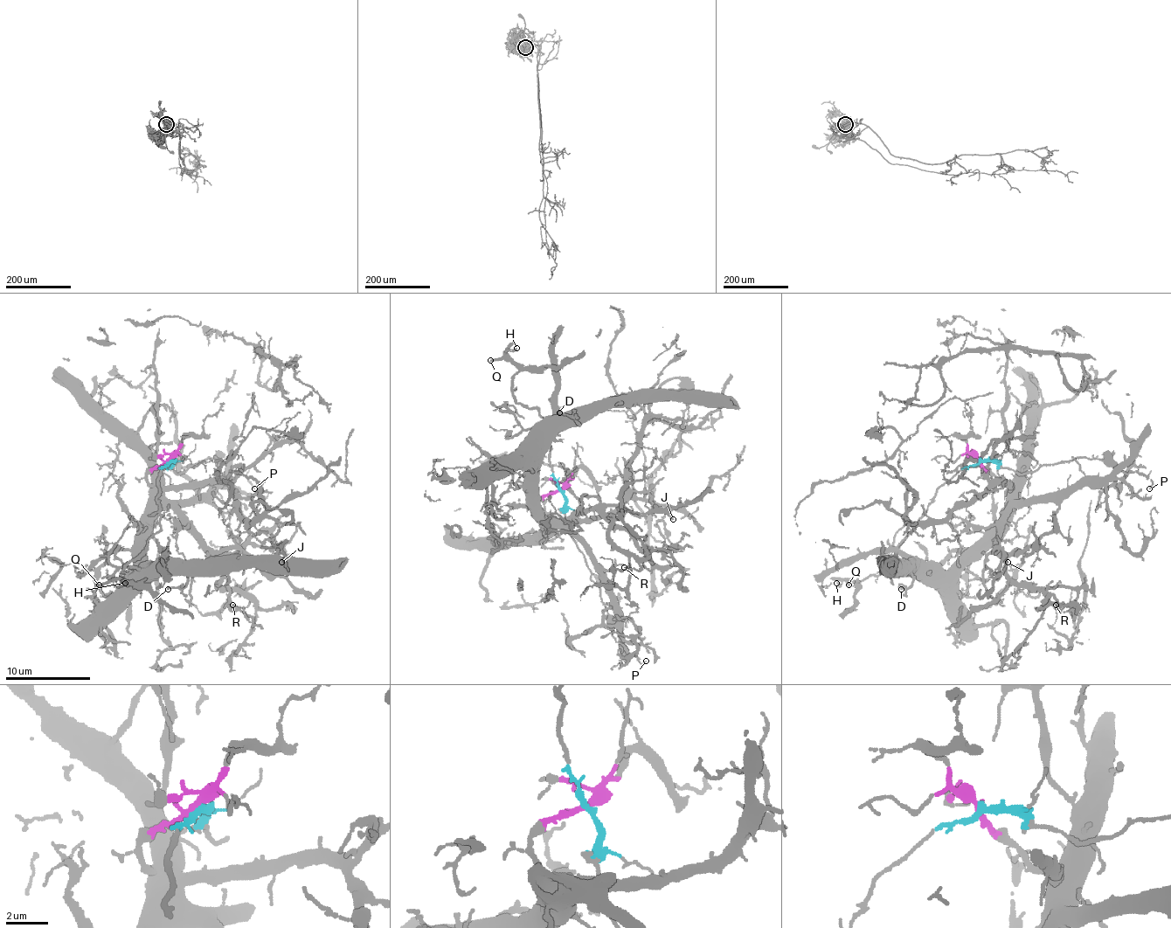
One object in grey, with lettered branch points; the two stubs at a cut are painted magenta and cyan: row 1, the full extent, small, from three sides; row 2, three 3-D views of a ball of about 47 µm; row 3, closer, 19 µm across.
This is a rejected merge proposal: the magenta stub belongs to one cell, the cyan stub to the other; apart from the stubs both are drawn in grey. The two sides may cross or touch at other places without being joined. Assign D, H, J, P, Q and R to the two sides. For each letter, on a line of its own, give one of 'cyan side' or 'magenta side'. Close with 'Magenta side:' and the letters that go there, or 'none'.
D: magenta side
H: cyan side
J: magenta side
P: cyan side
Q: cyan side
R: magenta side
Magenta side: D, J, R

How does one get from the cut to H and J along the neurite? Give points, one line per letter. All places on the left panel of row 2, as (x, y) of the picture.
H: (169, 459), (158, 476), (161, 528), (143, 551), (124, 568), (122, 574), (127, 581), (114, 581), (124, 583)
J: (169, 459), (148, 474), (154, 491), (182, 521), (216, 551), (239, 549), (265, 572), (273, 572), (282, 562)

